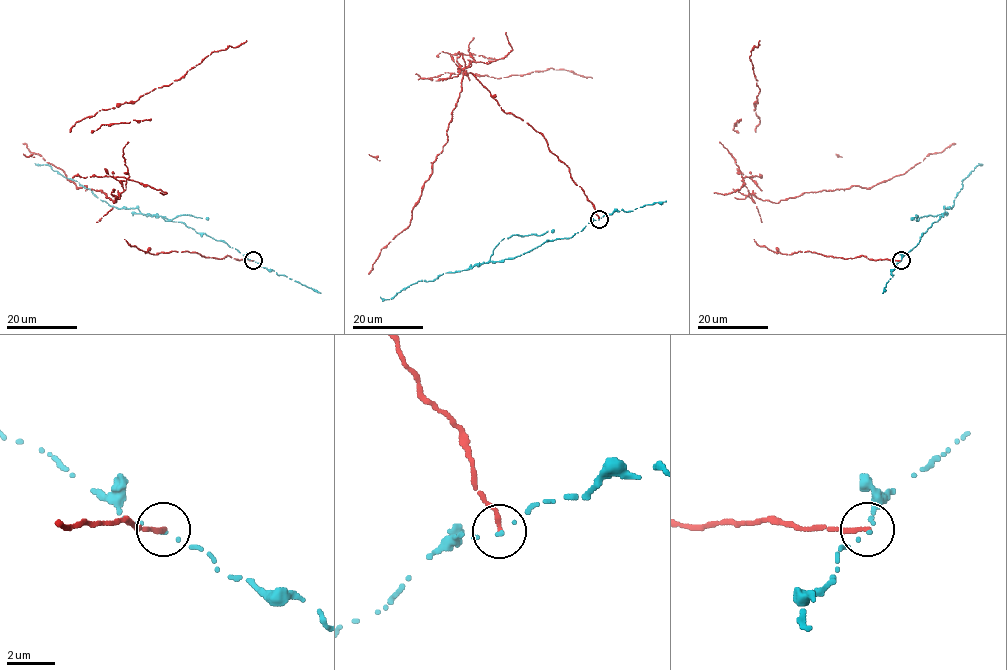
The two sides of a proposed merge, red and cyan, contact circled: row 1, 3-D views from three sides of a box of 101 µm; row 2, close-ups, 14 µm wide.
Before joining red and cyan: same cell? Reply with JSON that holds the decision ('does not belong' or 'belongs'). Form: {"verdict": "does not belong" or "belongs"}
{"verdict": "does not belong"}

